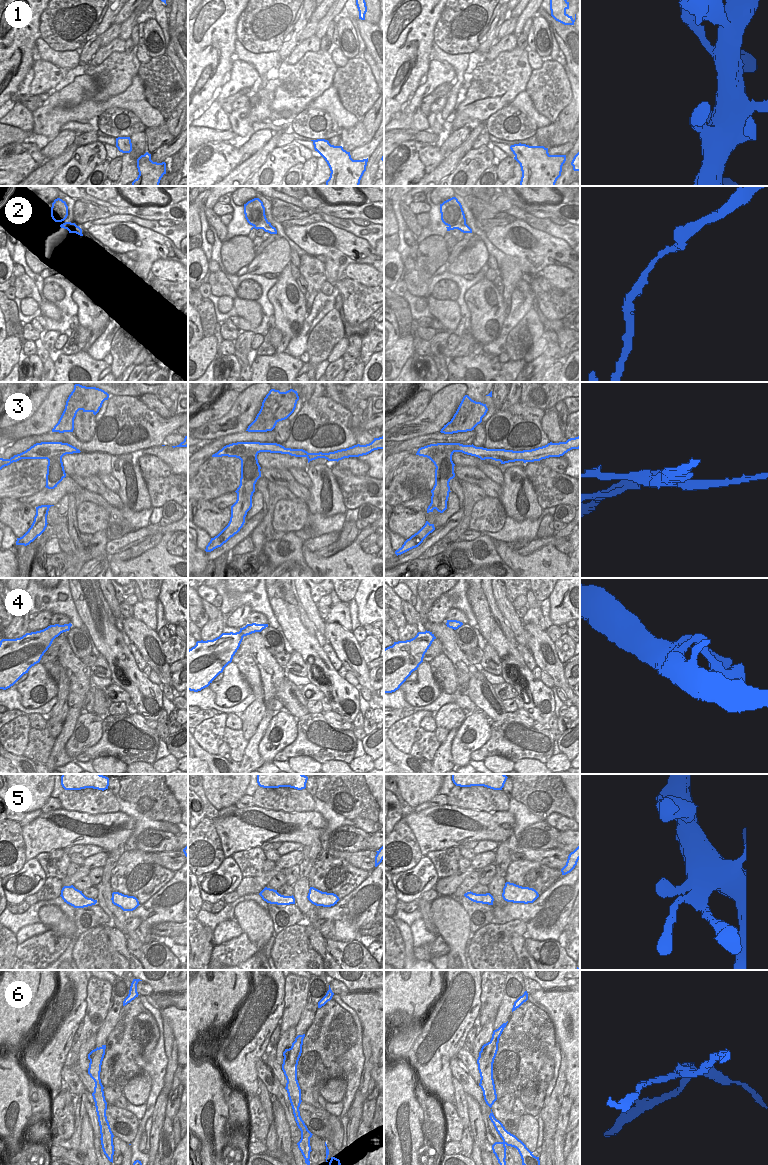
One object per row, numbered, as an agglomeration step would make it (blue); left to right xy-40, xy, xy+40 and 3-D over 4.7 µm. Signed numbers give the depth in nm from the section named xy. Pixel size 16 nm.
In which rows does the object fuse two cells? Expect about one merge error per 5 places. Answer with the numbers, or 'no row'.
3, 6

